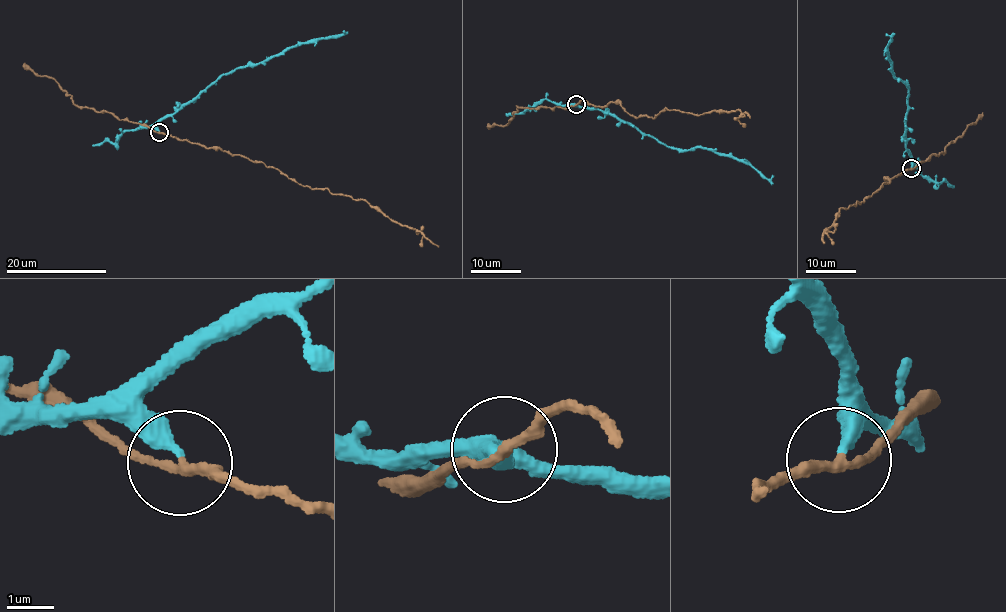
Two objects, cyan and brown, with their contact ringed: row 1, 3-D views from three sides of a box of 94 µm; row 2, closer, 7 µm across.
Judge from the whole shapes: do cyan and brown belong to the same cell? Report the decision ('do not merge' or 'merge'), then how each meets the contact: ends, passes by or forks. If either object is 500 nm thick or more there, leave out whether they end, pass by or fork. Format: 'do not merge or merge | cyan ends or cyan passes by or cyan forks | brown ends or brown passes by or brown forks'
do not merge | cyan ends | brown passes by

